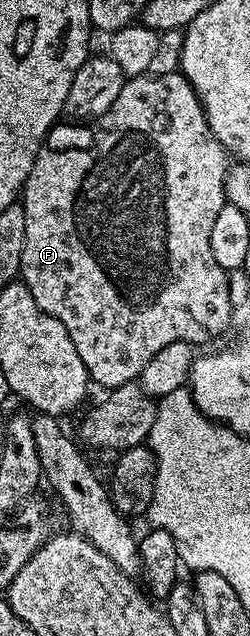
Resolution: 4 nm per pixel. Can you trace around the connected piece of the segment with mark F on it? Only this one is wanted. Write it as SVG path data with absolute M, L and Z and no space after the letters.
M177 72L174 74L141 74L125 81L122 92L118 92L118 100L110 104L106 112L87 124L73 124L61 121L48 131L40 146L38 156L30 168L30 176L24 182L22 205L26 216L26 236L22 248L19 277L30 288L30 296L34 296L34 304L42 308L54 320L62 320L66 332L70 332L70 340L74 340L74 348L78 348L78 356L82 356L82 364L86 364L88 377L103 388L125 386L127 382L136 382L140 374L166 348L166 344L175 342L208 342L216 338L232 322L234 308L230 304L229 271L223 270L214 260L214 251L210 248L210 232L214 229L214 219L226 204L224 182L228 178L230 155L222 143L214 136L210 124L204 115L204 106L200 97L194 92L190 80Z

